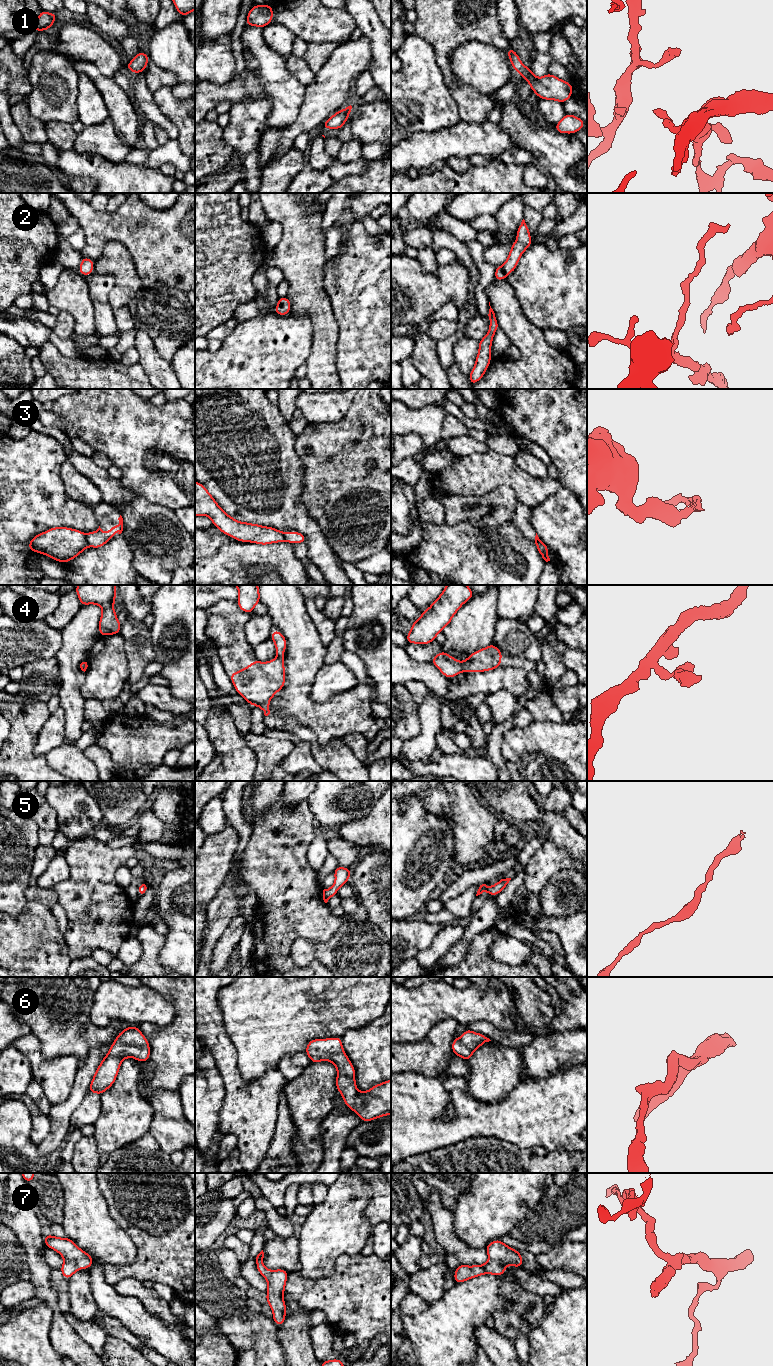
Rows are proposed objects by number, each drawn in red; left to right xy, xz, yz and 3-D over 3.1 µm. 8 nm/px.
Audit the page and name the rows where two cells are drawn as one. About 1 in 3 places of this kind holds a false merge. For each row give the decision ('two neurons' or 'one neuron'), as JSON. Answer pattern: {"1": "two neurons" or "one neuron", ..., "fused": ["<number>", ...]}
{"1": "one neuron", "2": "one neuron", "3": "two neurons", "4": "two neurons", "5": "one neuron", "6": "one neuron", "7": "one neuron", "fused": ["3", "4"]}

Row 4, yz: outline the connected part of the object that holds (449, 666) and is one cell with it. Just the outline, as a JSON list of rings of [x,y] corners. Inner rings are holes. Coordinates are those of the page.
[[[445,651],[438,653],[431,663],[447,678],[455,677],[458,673],[462,672],[461,662],[448,655]]]

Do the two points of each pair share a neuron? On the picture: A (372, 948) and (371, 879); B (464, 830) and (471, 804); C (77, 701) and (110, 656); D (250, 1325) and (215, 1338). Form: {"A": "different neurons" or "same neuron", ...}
{"A": "different neurons", "B": "same neuron", "C": "different neurons", "D": "different neurons"}

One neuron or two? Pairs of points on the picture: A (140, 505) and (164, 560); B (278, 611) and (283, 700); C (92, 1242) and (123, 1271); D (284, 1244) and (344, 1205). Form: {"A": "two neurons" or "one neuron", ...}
{"A": "one neuron", "B": "one neuron", "C": "two neurons", "D": "two neurons"}

